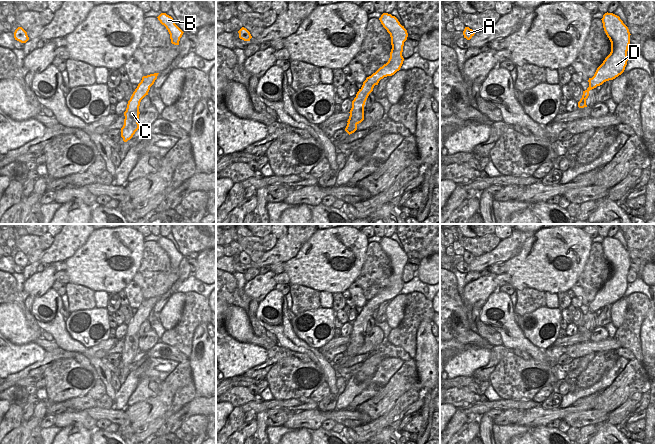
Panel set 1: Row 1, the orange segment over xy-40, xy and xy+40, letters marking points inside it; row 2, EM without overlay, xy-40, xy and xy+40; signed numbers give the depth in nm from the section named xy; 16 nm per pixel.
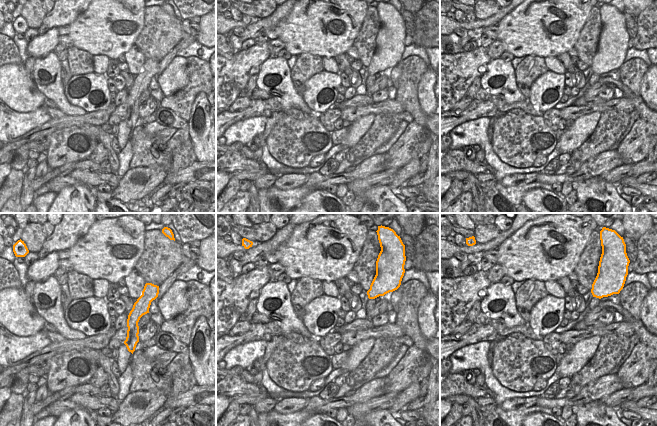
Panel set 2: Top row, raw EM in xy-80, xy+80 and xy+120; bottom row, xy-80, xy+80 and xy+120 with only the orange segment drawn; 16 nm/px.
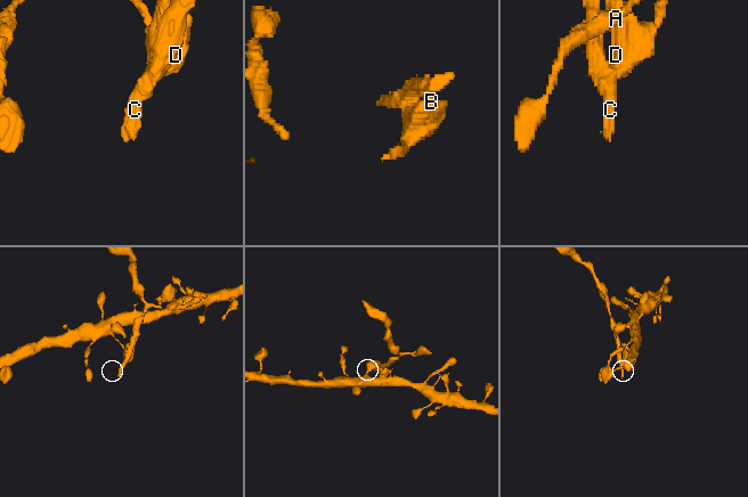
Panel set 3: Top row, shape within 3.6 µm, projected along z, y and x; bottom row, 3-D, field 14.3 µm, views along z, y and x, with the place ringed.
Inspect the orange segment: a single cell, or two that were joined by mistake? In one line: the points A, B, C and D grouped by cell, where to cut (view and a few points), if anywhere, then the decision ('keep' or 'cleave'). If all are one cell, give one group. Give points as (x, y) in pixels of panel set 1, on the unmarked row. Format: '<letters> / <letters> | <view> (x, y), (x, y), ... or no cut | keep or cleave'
A B D / C | xy (364, 305), (374, 309) | cleave

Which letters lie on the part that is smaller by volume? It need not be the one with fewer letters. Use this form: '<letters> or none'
C.

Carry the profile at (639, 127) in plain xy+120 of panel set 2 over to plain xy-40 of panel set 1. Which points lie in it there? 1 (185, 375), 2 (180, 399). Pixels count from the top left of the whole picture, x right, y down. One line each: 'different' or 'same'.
1: same
2: different

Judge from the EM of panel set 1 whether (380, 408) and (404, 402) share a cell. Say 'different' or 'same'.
different

